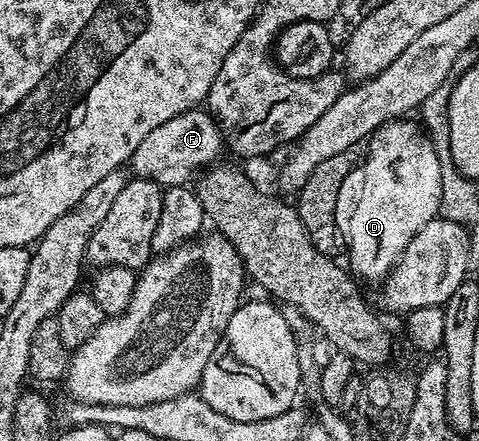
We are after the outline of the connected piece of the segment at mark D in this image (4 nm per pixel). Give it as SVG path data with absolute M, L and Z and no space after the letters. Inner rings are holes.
M397 123L377 128L367 138L369 150L361 165L361 186L357 189L357 202L349 217L345 211L337 214L337 227L349 236L349 261L354 274L382 278L396 265L411 239L440 211L439 158L429 135L420 124L406 131L405 137Z

